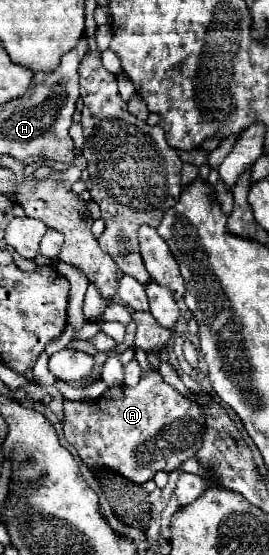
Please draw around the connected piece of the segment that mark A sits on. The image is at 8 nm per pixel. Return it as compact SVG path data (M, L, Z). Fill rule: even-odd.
M142 371L140 383L136 387L110 387L104 391L100 399L86 405L80 401L64 399L64 437L66 441L78 451L84 465L92 471L110 471L126 481L136 485L144 485L146 481L154 479L158 471L174 471L186 459L194 457L198 449L198 441L202 441L202 411L200 407L180 395L172 385L168 385L158 371Z

